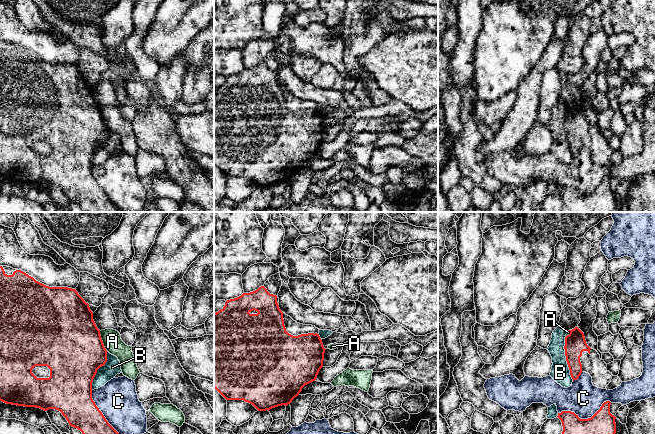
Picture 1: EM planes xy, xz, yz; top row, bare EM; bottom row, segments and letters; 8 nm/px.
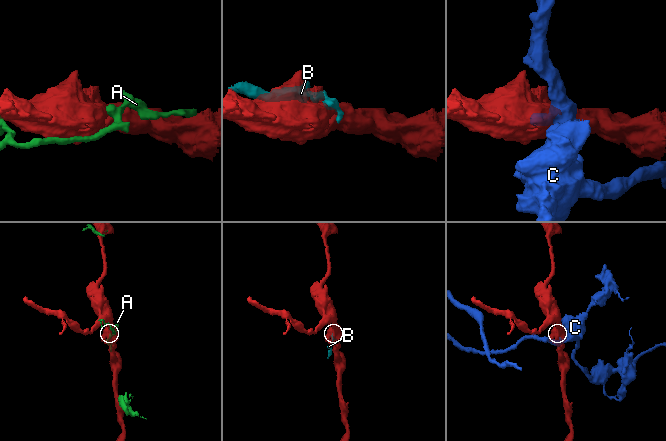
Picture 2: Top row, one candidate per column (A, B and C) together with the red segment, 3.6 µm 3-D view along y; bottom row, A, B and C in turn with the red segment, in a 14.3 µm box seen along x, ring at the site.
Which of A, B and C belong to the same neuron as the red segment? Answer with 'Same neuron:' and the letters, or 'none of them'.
Same neuron: none of them

